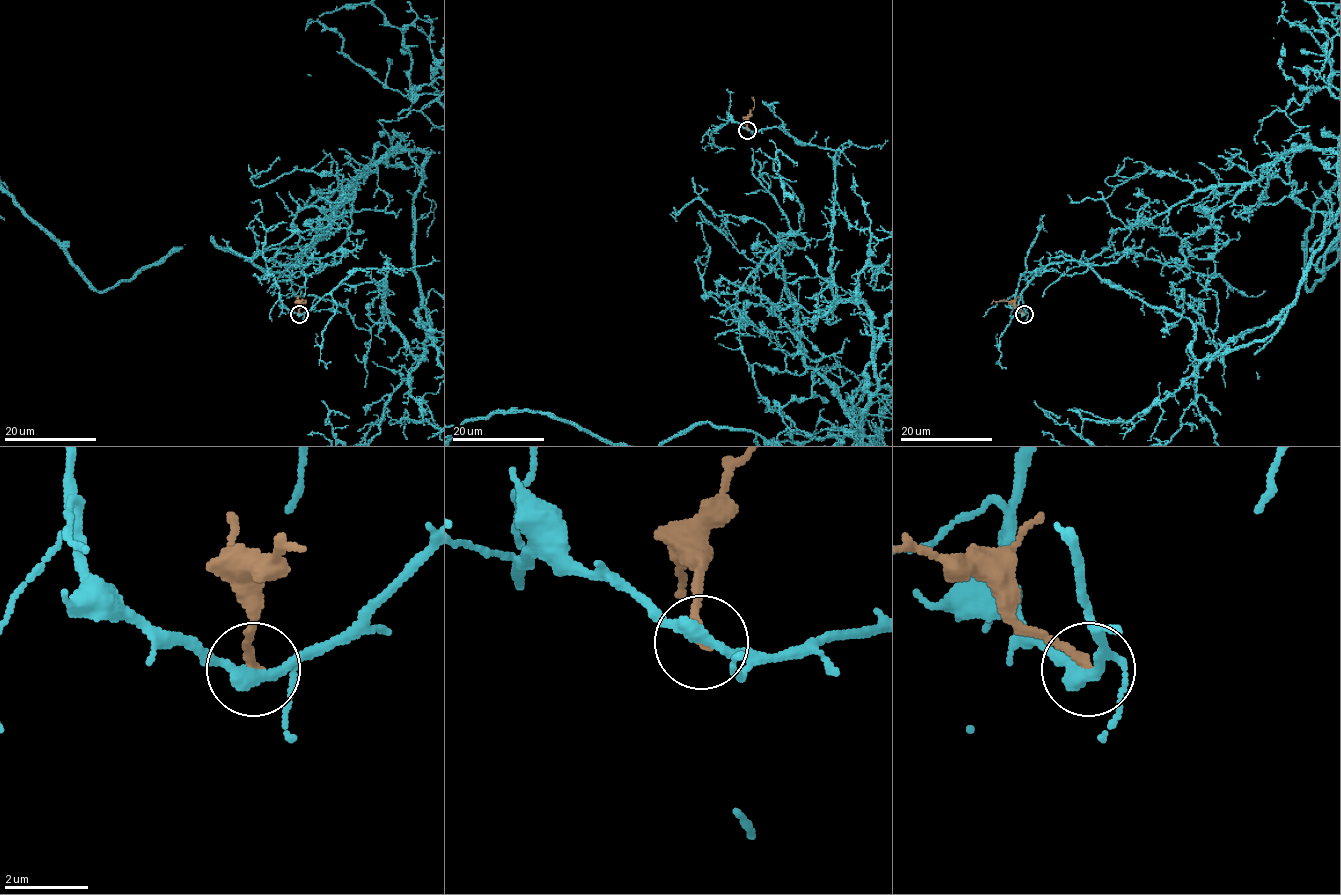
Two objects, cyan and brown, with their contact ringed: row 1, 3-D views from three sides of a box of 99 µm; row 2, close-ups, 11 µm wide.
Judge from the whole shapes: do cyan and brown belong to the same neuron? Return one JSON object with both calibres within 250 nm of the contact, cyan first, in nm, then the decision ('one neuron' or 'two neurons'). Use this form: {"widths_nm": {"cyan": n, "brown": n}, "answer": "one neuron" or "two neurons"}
{"widths_nm": {"cyan": 320, "brown": 200}, "answer": "two neurons"}

